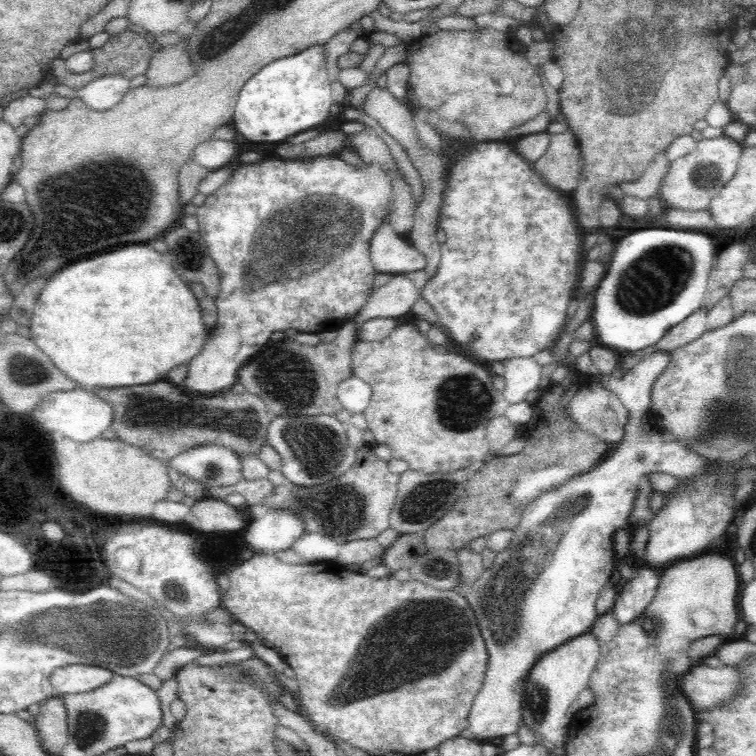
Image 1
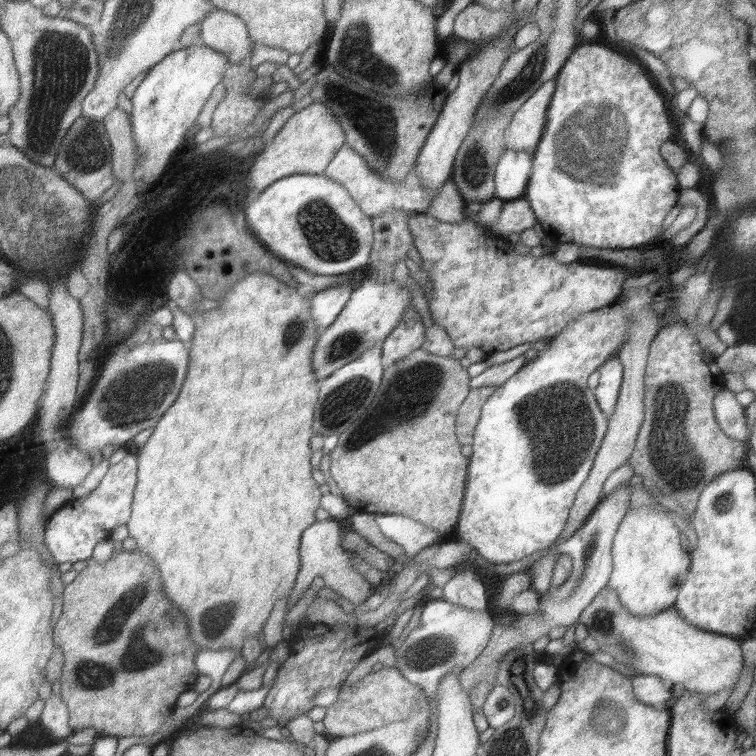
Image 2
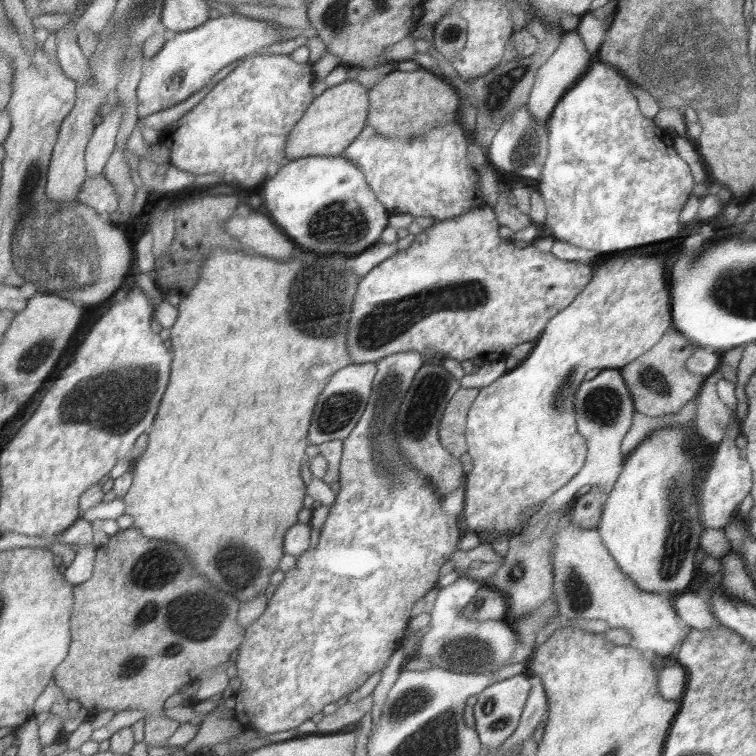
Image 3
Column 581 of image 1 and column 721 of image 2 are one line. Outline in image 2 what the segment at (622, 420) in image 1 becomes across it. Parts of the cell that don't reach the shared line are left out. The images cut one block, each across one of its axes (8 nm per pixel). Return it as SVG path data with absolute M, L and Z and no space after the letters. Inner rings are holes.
M724 386L716 393L712 405L720 429L734 440L748 442L751 432L746 423L746 410L736 401L735 393Z

